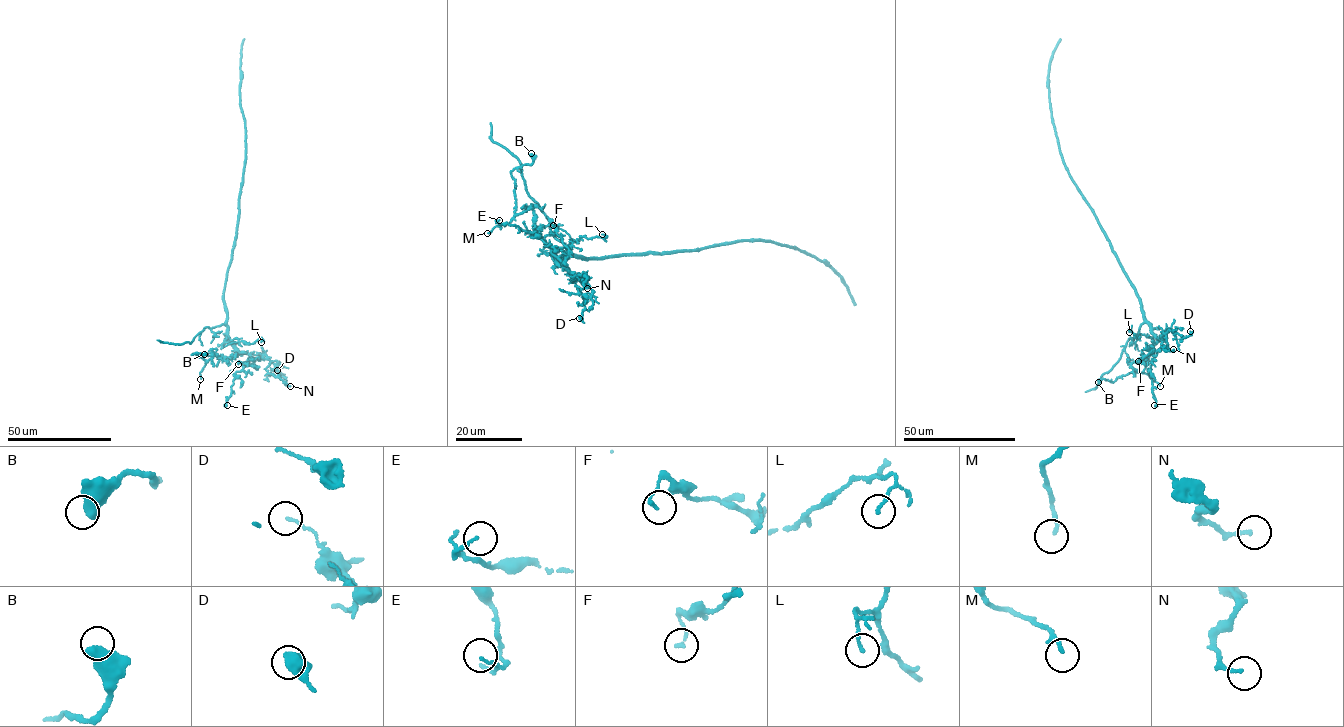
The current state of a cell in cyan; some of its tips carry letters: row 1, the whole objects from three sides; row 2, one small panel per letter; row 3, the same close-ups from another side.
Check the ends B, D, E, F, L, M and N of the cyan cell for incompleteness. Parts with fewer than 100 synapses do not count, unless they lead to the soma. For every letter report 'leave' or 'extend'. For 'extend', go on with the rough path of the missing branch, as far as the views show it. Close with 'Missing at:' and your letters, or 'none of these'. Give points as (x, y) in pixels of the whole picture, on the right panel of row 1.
B: leave
D: leave
E: leave
F: leave
L: leave
M: leave
N: leave
Missing at: none of these

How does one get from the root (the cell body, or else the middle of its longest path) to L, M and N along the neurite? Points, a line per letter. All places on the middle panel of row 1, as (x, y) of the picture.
L: (656, 253), (601, 258), (551, 255), (572, 239), (605, 237), (602, 234)
M: (656, 253), (601, 258), (572, 253), (559, 255), (556, 261), (535, 230), (529, 208), (487, 233)
N: (656, 253), (601, 258), (559, 255), (555, 260), (586, 282), (573, 279), (585, 273), (583, 286), (587, 288)

